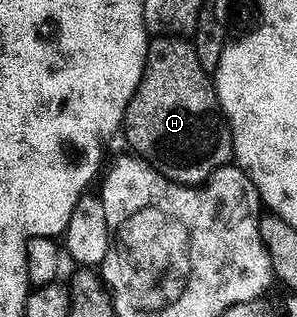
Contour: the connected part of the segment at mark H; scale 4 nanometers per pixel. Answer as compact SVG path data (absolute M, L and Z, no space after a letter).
M159 35L147 46L147 62L133 99L129 99L123 116L122 132L134 152L163 176L179 185L202 186L211 174L232 160L231 129L219 107L212 74L201 67L197 51L190 40L179 35Z

